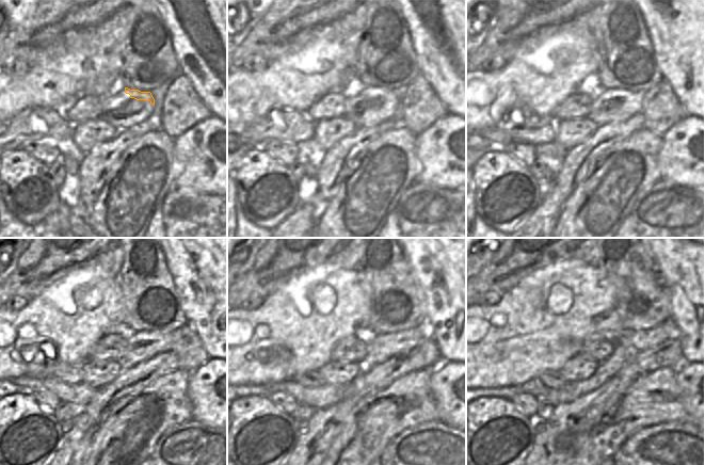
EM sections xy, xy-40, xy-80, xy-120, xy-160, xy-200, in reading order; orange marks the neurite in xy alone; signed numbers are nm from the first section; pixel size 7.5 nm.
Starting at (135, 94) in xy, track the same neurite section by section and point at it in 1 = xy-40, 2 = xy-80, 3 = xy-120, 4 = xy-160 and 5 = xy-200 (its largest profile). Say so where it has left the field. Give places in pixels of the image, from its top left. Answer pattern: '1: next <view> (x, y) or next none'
1: next xy-40 (379, 94)
2: next xy-80 (615, 97)
3: next xy-120 (162, 339)
4: next xy-160 (403, 340)
5: next xy-200 (641, 340)

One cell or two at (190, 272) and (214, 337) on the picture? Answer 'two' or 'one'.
one

